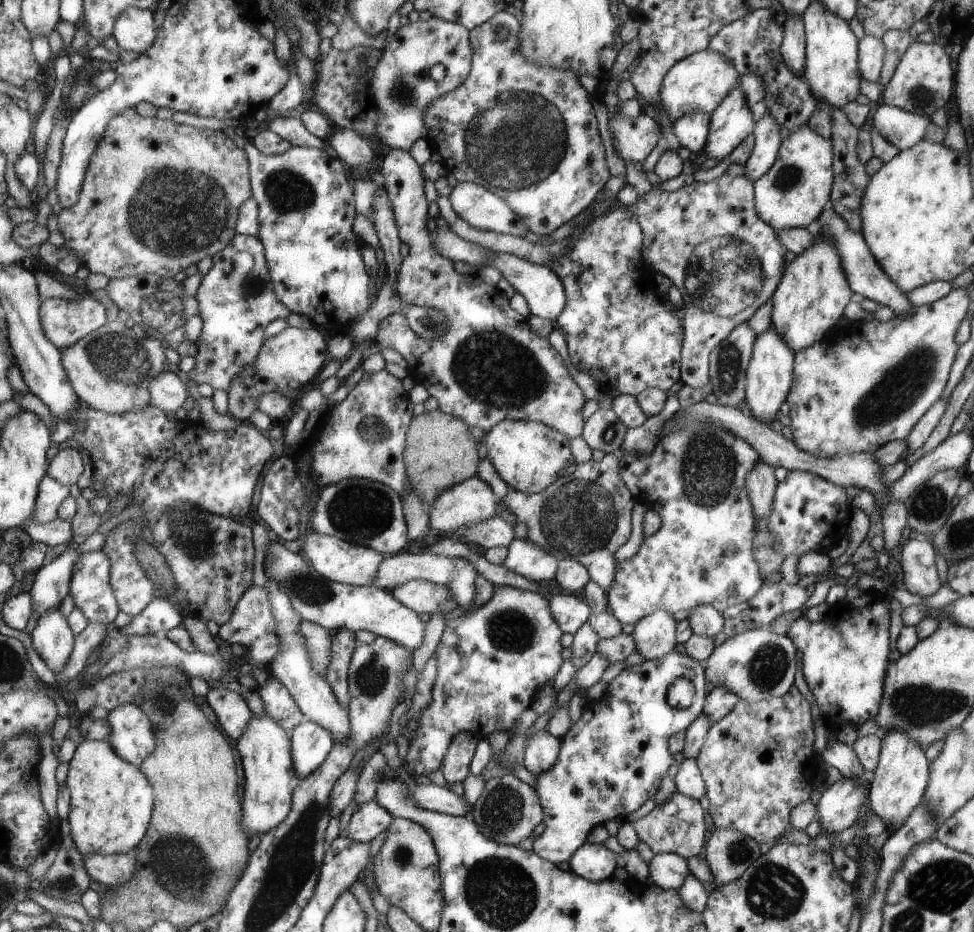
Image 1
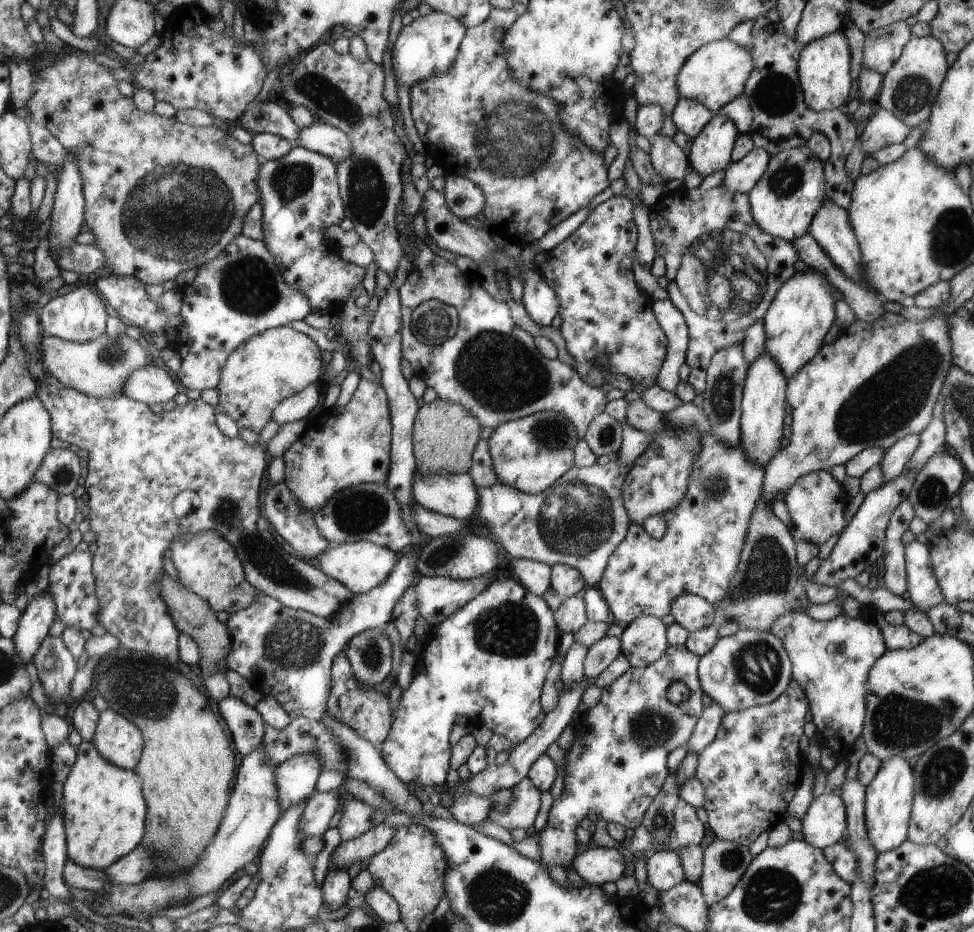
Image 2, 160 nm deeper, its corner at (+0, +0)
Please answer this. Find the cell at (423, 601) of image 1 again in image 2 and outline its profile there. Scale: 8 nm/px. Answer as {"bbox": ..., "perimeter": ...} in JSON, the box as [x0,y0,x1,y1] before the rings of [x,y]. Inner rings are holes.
{"bbox":[415,570,498,628],"perimeter":[[[493,570],[470,579],[422,576],[415,586],[419,614],[432,628],[483,592],[495,580],[497,573],[498,571]]]}

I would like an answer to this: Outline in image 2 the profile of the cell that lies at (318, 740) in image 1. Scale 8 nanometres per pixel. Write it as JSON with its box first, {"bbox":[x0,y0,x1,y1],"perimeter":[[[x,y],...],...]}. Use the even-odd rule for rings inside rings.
{"bbox":[276,753,322,816],"perimeter":[[[316,753],[292,756],[278,766],[276,783],[282,816],[292,806],[306,802],[315,794],[322,771],[322,762]]]}

